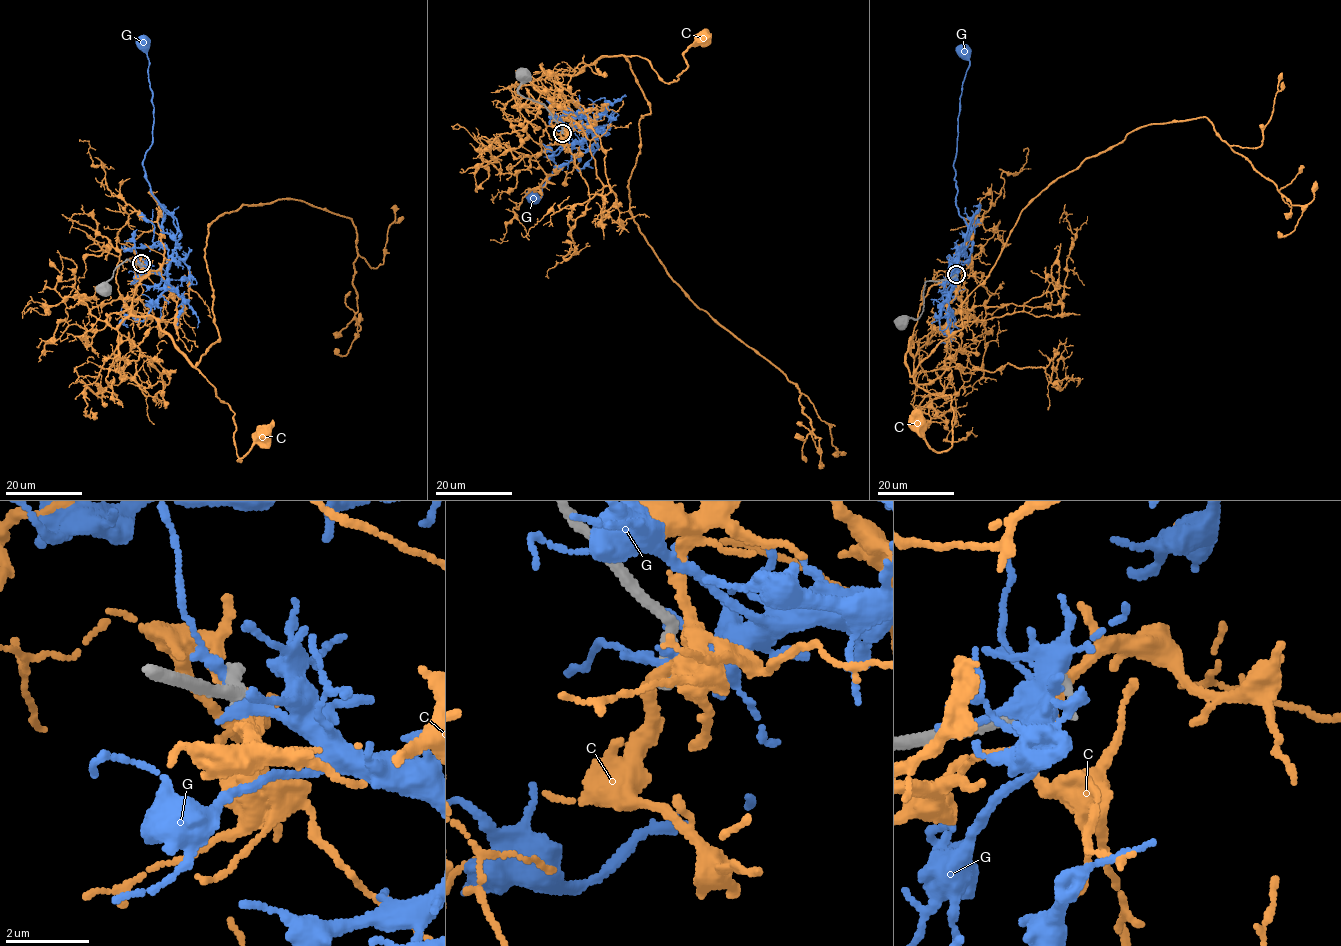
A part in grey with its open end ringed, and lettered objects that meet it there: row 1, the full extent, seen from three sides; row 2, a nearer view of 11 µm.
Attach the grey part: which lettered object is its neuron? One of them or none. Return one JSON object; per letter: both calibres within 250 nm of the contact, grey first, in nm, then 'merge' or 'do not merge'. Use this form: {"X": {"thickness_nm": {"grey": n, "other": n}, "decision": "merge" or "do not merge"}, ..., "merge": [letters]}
{"C": {"thickness_nm": {"grey": 360, "other": 280}, "decision": "do not merge"}, "G": {"thickness_nm": {"grey": 400, "other": 200}, "decision": "do not merge"}, "merge": []}

